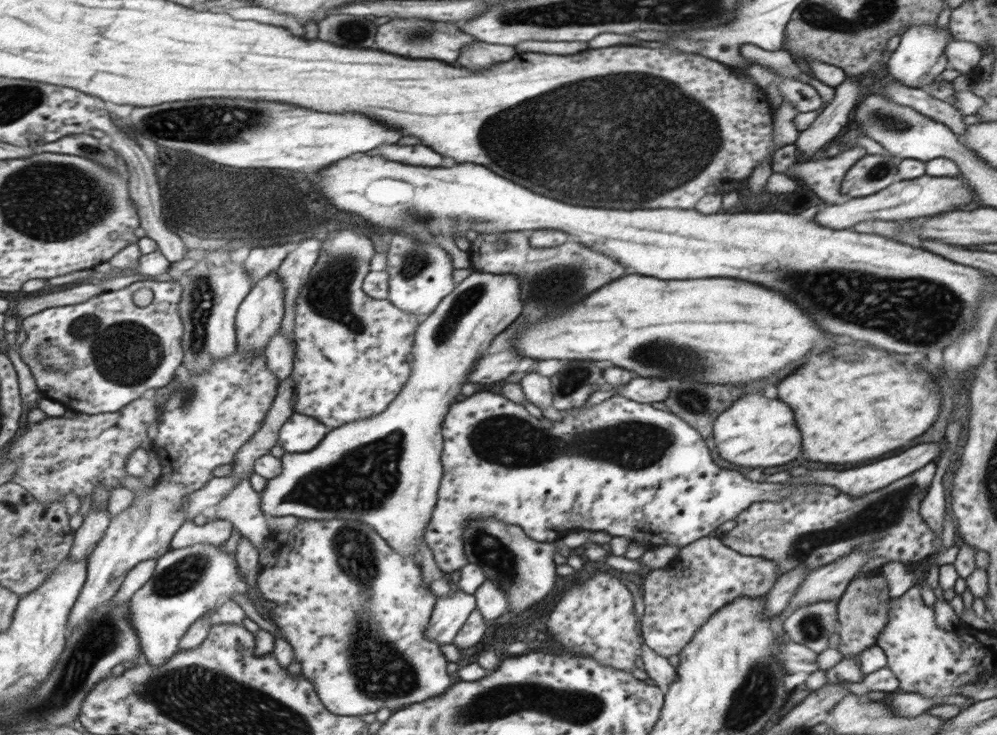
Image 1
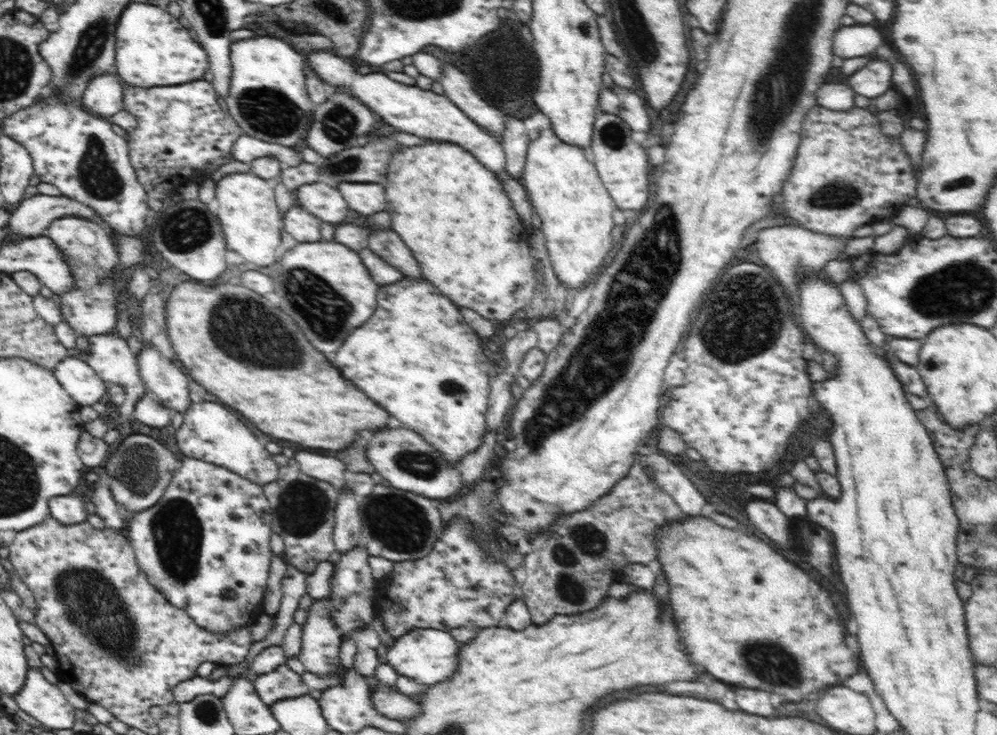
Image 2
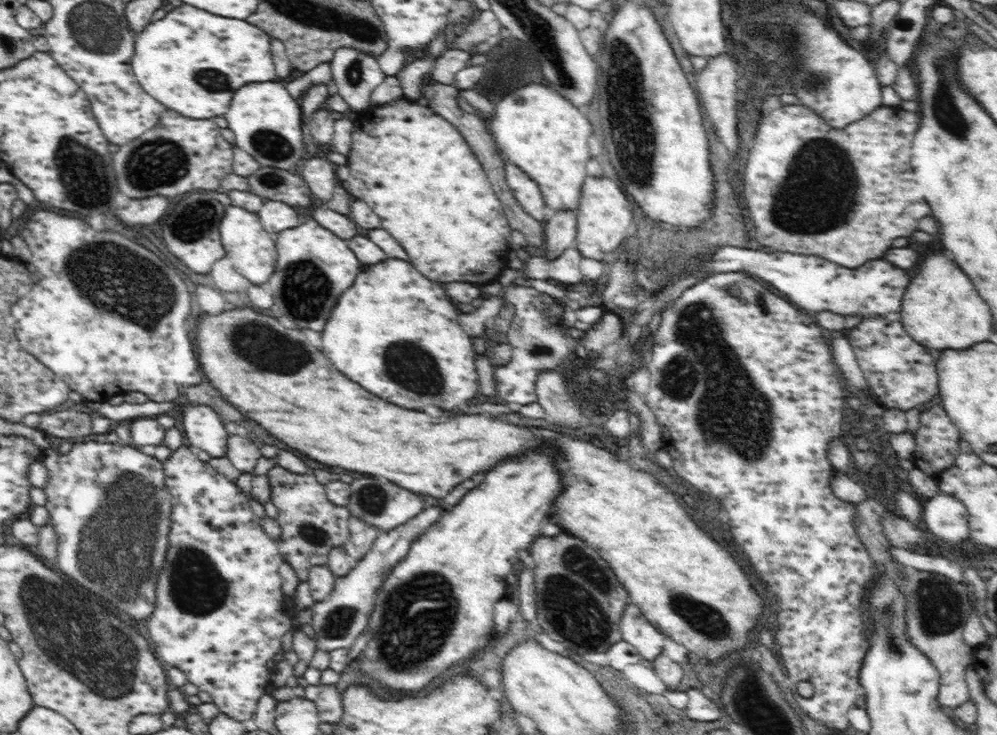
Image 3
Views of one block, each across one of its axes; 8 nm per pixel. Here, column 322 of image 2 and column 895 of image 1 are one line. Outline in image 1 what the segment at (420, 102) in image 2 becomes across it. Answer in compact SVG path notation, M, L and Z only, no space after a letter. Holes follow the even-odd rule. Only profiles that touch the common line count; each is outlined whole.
M917 24L910 26L903 31L900 36L901 41L899 46L892 51L890 58L888 58L888 72L898 82L910 88L920 88L928 86L935 82L941 72L948 68L947 56L944 54L944 49L948 49L952 38L949 34L949 29L940 31L935 24Z

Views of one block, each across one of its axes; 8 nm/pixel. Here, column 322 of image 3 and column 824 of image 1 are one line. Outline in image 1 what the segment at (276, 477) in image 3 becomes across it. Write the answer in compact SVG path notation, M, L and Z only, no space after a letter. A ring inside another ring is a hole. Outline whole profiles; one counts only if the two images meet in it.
M936 461L929 462L928 466L916 470L916 472L904 476L876 492L865 494L862 498L852 498L834 486L820 486L820 494L818 492L812 492L812 494L798 492L782 502L754 503L735 518L737 525L731 531L723 534L720 539L727 547L740 554L760 556L766 560L774 561L775 565L779 566L779 574L801 566L816 569L850 554L858 547L870 551L873 554L872 557L882 556L890 561L916 565L930 557L934 551L943 548L941 536L935 534L919 513L922 499L930 488L928 484L932 483L936 470Z

